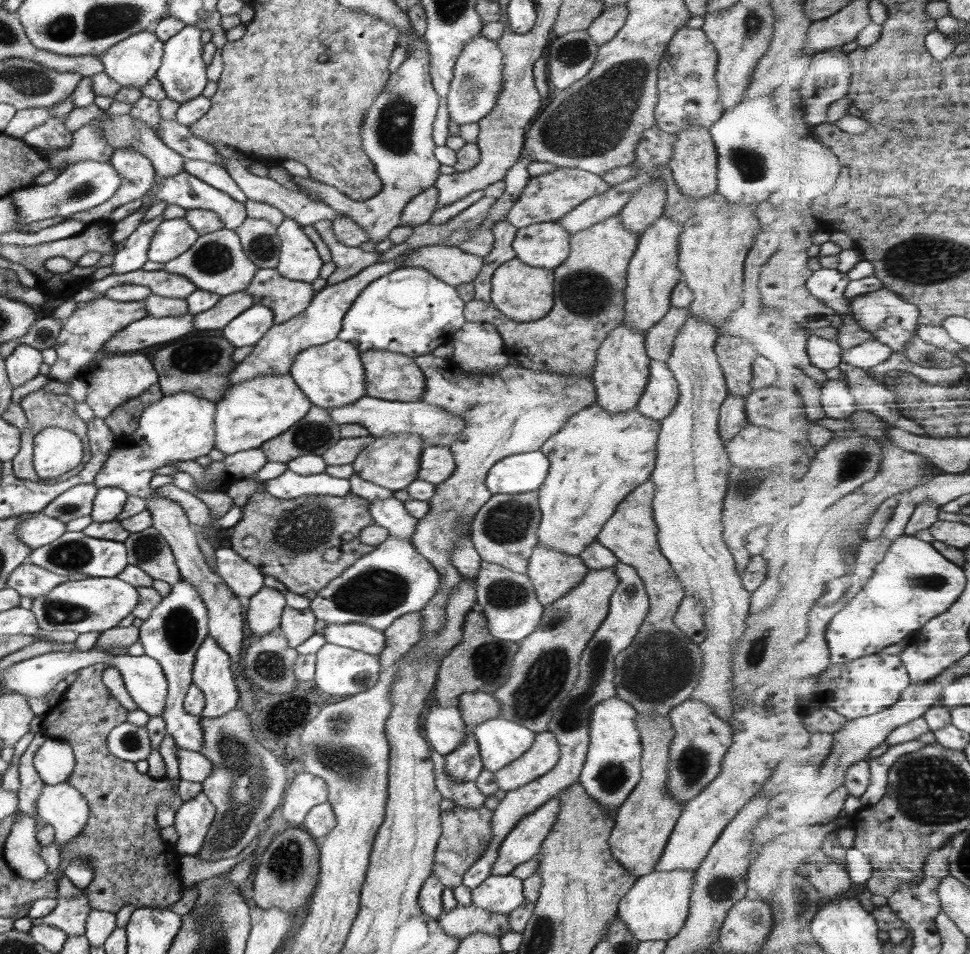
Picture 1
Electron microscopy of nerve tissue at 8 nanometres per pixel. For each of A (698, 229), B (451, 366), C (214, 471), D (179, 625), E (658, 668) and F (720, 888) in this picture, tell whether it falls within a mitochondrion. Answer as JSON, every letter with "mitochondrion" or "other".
{"A":"other","B":"other","C":"other","D":"mitochondrion","E":"mitochondrion","F":"mitochondrion"}

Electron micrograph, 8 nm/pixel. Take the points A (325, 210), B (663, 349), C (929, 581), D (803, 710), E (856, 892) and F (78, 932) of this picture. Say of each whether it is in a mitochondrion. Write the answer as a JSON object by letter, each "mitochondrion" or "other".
{"A":"other","B":"other","C":"mitochondrion","D":"other","E":"other","F":"other"}

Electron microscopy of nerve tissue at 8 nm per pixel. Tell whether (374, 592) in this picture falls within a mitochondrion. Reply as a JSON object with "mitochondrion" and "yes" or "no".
{"mitochondrion":"yes"}

